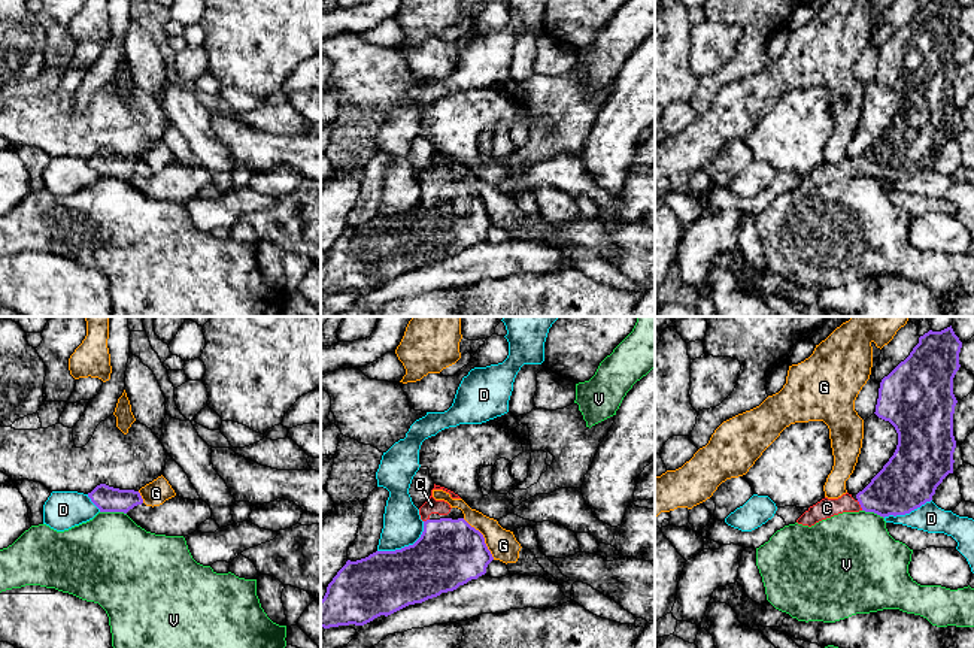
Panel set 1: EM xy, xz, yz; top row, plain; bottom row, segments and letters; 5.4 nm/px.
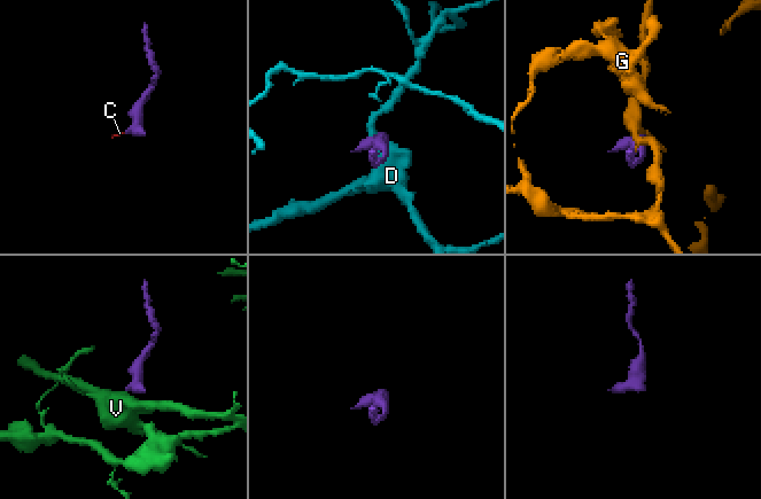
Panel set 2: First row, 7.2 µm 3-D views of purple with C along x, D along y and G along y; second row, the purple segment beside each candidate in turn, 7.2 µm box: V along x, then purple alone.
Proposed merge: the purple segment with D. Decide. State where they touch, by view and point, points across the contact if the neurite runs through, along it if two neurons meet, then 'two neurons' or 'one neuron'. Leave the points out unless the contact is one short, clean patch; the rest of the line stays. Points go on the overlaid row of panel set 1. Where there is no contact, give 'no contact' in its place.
contact xz (406, 547); two neurons

